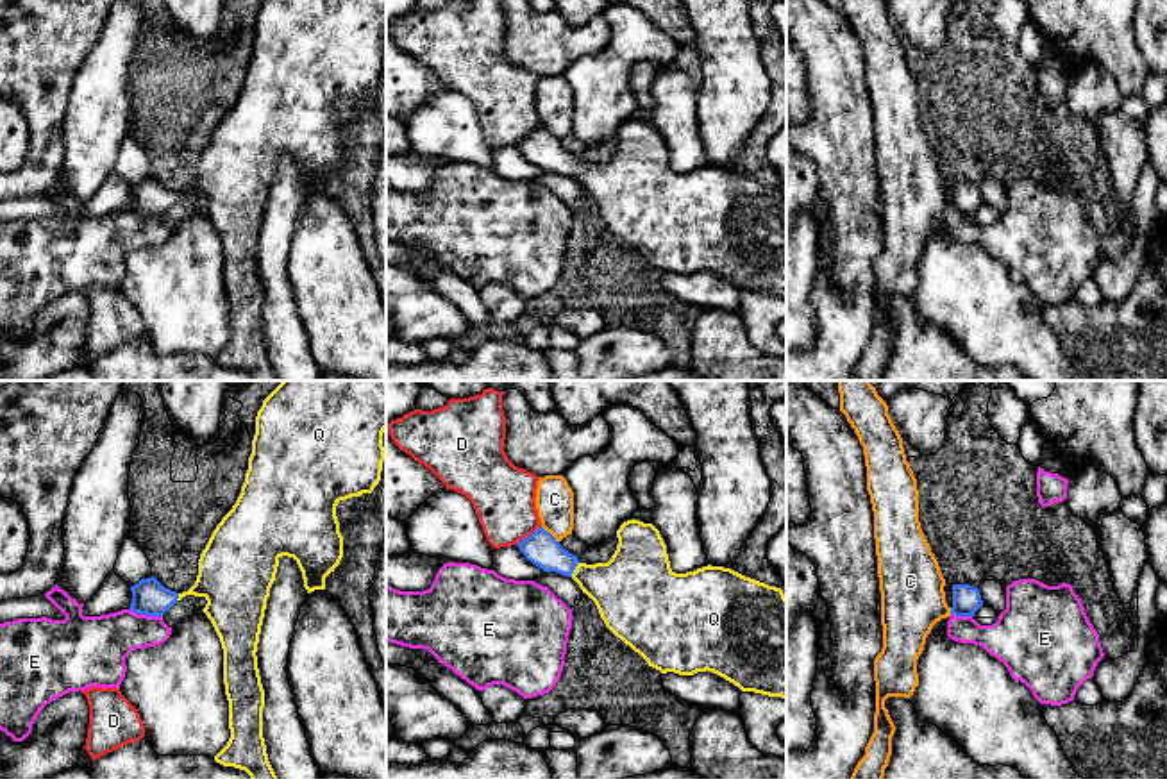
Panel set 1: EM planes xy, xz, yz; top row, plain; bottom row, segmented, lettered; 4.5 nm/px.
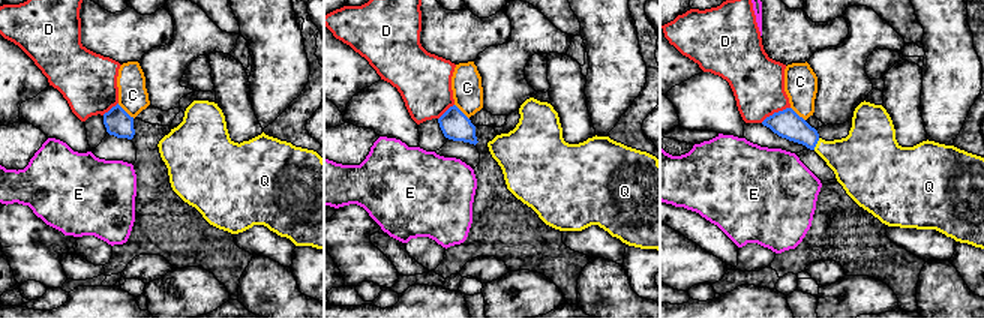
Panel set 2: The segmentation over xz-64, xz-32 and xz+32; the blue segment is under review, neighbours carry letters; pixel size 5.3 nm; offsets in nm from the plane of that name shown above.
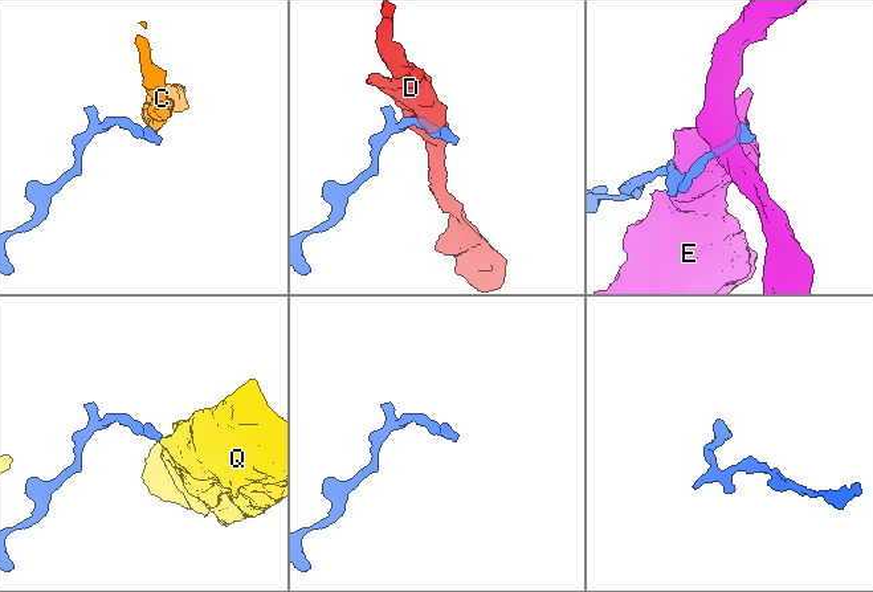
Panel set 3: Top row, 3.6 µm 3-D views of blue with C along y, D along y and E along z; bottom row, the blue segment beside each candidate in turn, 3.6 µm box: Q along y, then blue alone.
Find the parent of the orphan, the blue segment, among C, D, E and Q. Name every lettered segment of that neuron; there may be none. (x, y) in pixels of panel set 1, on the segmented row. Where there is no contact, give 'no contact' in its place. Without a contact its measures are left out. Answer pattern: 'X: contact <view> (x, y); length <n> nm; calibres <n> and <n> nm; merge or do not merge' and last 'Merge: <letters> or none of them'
C: contact xz (551, 535); length 110 nm; calibres 150 and 180 nm; do not merge
D: contact xz (528, 536); length 150 nm; calibres 150 and 280 nm; do not merge
E: contact xy (145, 613); length 160 nm; calibres 160 and 260 nm; do not merge
Q: contact xz (574, 569); length 80 nm; calibres 150 and 300 nm; merge
Merge: Q

